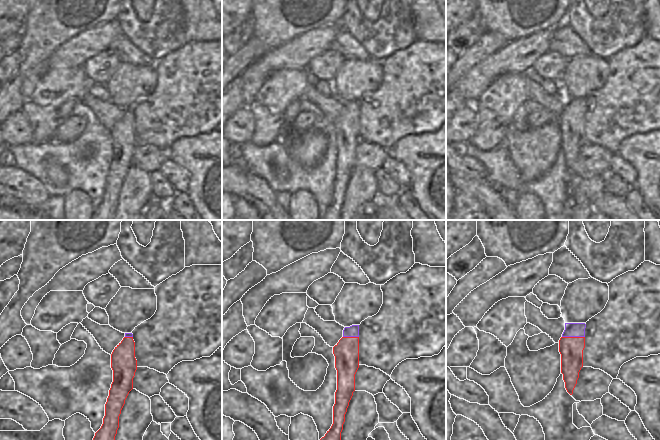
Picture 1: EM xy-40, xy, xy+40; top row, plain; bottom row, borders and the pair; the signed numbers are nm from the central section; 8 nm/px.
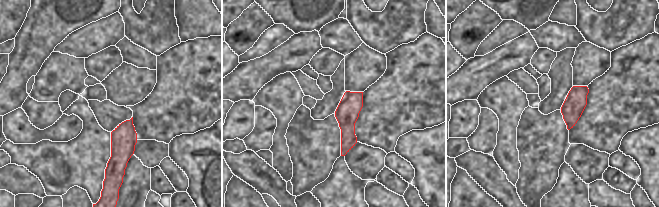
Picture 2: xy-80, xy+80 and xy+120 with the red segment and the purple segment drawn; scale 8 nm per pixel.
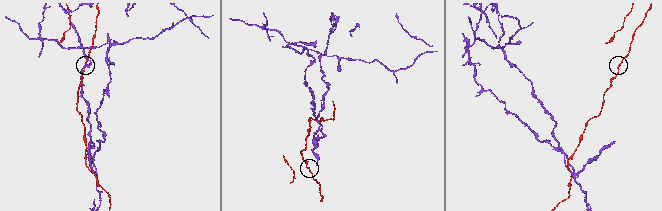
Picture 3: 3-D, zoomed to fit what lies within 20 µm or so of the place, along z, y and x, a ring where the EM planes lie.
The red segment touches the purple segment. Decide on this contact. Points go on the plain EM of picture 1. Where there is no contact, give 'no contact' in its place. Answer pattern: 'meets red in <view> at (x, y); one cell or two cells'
meets red in xy+40 at (573, 113); two cells

